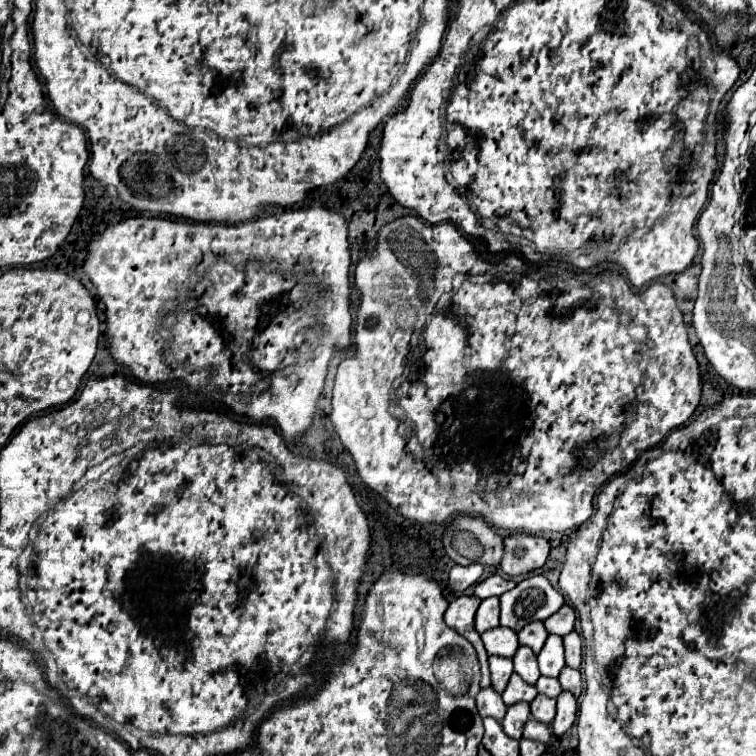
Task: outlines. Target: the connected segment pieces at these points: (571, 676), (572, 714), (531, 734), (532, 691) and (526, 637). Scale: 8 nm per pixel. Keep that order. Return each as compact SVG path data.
M566 666L566 668L560 672L558 680L560 680L562 688L564 688L564 690L568 690L568 692L572 692L576 698L582 694L582 676L580 676L580 672L578 672L578 670L574 670L574 668L568 668L568 666Z
M562 692L558 696L558 712L556 712L556 718L552 722L552 732L556 736L562 736L566 730L570 730L572 724L576 722L576 712L578 712L576 698L568 692Z
M530 720L524 728L524 738L528 740L536 740L536 742L544 742L548 744L550 742L550 726L548 724L542 724L542 722L536 722L536 720Z
M512 674L506 690L502 692L502 700L506 706L512 706L516 702L532 702L536 698L536 688L526 684L518 674Z
M532 622L532 624L524 626L524 628L518 632L520 644L532 648L534 654L538 654L538 652L542 650L546 638L548 638L548 632L546 632L546 628L544 628L542 622Z

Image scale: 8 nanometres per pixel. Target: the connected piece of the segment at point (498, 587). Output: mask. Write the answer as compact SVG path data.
M492 574L490 578L482 580L476 584L474 588L474 594L484 600L484 598L490 598L490 596L502 596L504 592L512 590L516 586L516 582L512 578L506 578L506 576L500 576L500 574Z

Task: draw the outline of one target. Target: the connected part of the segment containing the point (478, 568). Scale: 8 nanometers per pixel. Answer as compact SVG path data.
M470 564L470 566L454 566L450 570L450 588L456 594L462 594L466 588L474 586L484 572L482 564Z

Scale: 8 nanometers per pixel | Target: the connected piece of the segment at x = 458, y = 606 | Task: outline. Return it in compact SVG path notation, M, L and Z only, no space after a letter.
M460 596L460 598L450 602L450 606L444 614L444 620L450 628L454 628L458 634L462 634L464 638L468 638L474 644L474 648L478 652L478 658L480 658L480 672L482 672L480 688L488 688L490 686L488 654L486 654L486 648L482 644L480 634L474 628L474 614L476 614L478 606L480 606L480 600L476 596Z

